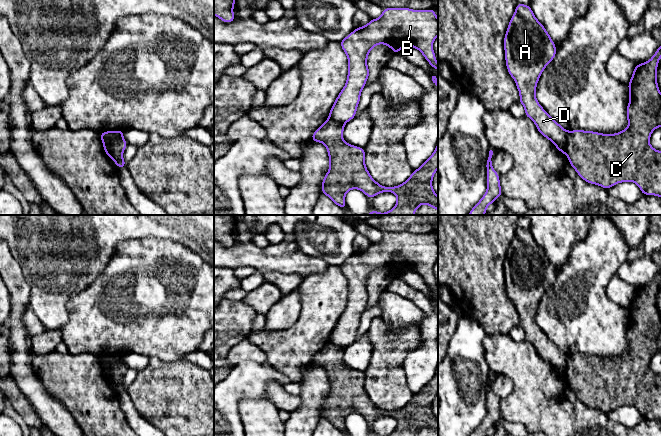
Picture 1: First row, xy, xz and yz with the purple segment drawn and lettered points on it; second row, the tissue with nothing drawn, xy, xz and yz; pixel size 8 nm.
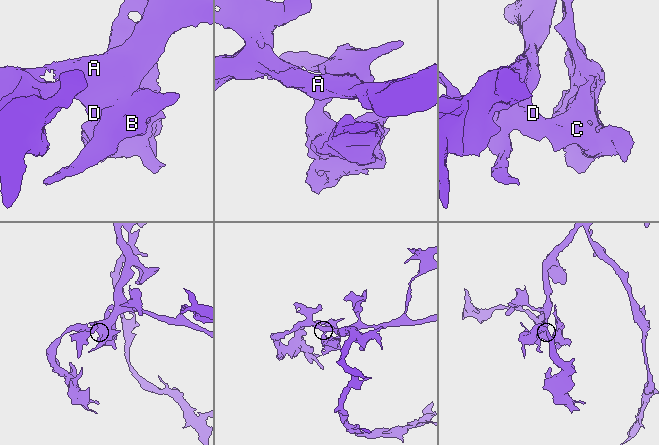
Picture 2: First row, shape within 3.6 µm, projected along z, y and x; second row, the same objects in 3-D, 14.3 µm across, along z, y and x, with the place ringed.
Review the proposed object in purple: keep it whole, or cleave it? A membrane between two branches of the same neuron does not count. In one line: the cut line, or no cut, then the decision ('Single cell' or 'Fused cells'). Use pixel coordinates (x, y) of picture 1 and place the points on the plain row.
Split along xy (110, 355), (112, 357), (112, 381). Fused cells

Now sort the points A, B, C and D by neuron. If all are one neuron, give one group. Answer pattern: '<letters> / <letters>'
A B D / C

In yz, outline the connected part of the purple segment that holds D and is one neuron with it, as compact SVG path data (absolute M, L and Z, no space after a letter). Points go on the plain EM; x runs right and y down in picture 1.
M518 227L504 261L505 286L515 304L525 340L535 347L537 354L548 362L557 373L566 378L567 355L542 332L535 321L537 306L545 291L554 283L557 272L544 250L537 244L529 229Z

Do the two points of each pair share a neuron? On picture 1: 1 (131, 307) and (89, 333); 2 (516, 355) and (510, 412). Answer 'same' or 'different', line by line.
1: same
2: same

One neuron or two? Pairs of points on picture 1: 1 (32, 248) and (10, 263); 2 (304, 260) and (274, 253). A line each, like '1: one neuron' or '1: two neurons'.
1: two neurons
2: one neuron

